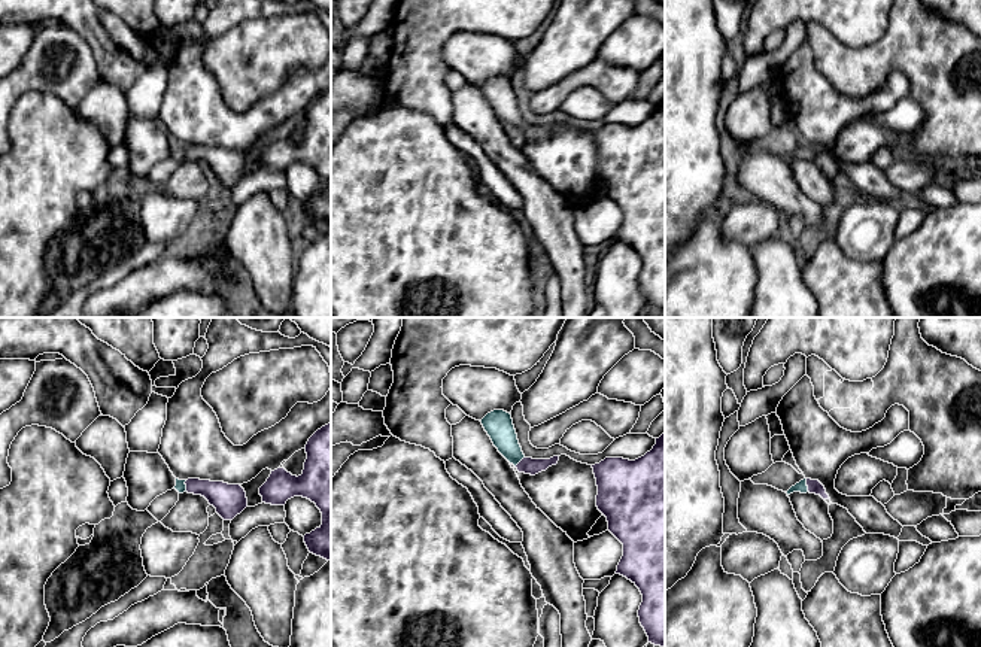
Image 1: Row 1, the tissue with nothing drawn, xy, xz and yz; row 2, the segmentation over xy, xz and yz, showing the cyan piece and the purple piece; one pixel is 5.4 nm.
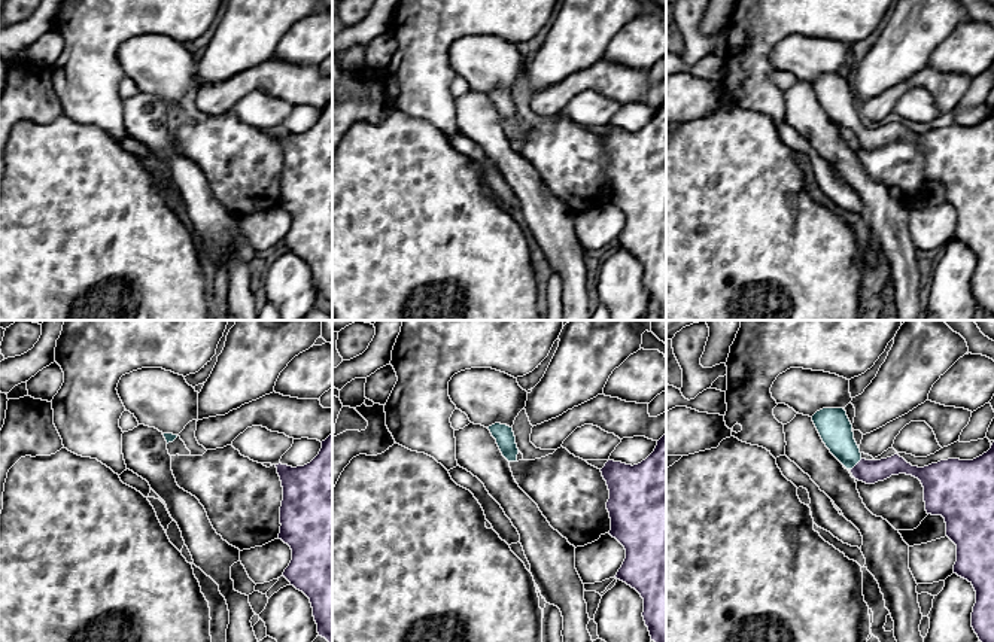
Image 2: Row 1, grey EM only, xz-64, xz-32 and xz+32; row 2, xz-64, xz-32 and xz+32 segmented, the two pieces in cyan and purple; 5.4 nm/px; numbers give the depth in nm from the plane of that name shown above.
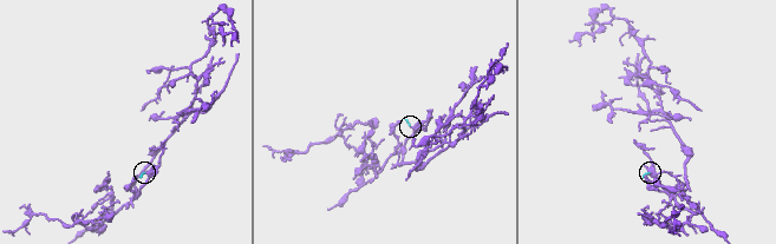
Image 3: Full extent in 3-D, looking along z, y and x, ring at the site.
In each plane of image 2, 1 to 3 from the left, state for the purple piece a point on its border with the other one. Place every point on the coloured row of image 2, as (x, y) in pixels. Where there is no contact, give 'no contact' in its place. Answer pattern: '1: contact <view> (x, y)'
1: no contact
2: no contact
3: contact xz+32 (856, 463)

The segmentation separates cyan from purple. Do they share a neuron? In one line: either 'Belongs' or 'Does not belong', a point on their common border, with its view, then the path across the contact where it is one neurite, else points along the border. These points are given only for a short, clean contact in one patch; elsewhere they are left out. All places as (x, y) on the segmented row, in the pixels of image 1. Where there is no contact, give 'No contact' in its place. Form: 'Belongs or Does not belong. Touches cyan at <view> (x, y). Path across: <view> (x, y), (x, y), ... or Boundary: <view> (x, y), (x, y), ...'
Belongs. Touches cyan at yz (805, 485). Path across: yz (801, 486), (805, 485), (814, 486)

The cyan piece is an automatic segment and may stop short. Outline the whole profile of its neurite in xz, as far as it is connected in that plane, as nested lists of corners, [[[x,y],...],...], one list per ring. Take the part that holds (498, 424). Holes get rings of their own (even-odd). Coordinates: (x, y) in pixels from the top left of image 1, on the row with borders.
[[[493,410],[480,422],[498,452],[513,464],[519,473],[535,476],[558,464],[559,456],[550,459],[532,459],[523,455],[510,413]]]

